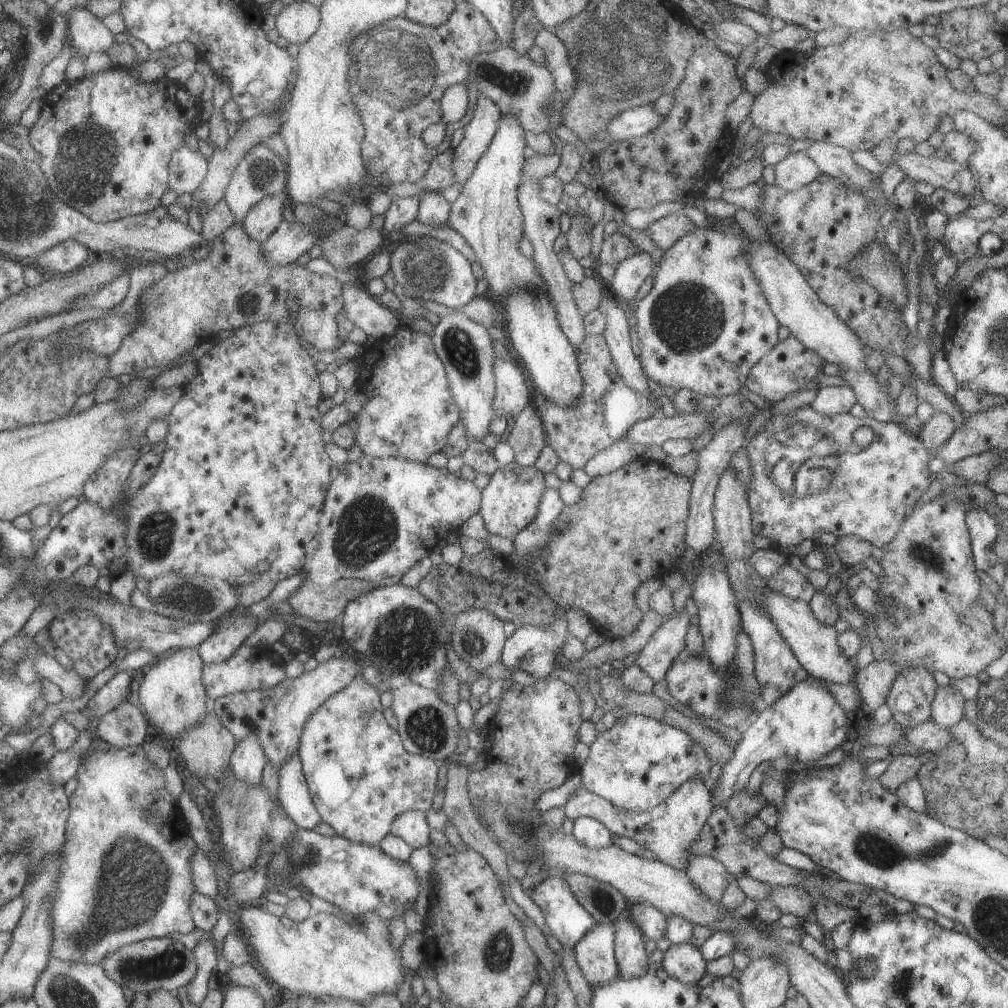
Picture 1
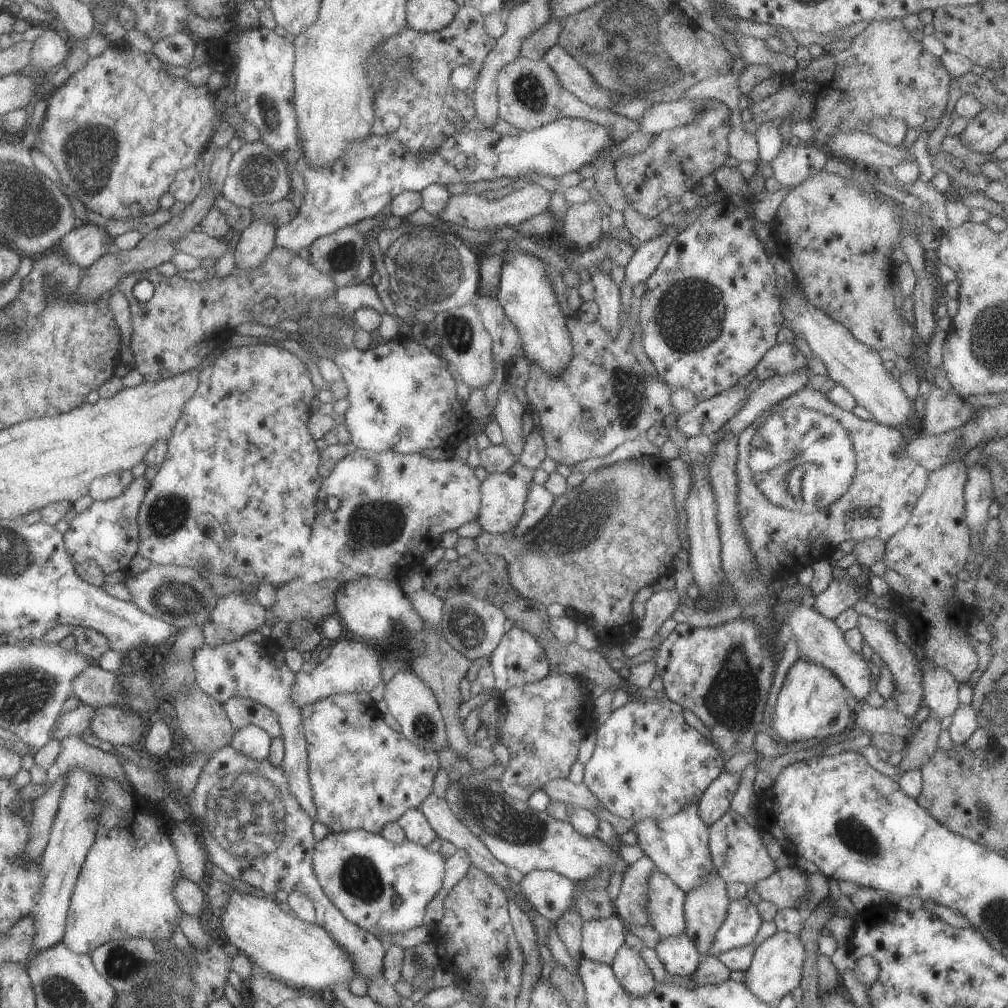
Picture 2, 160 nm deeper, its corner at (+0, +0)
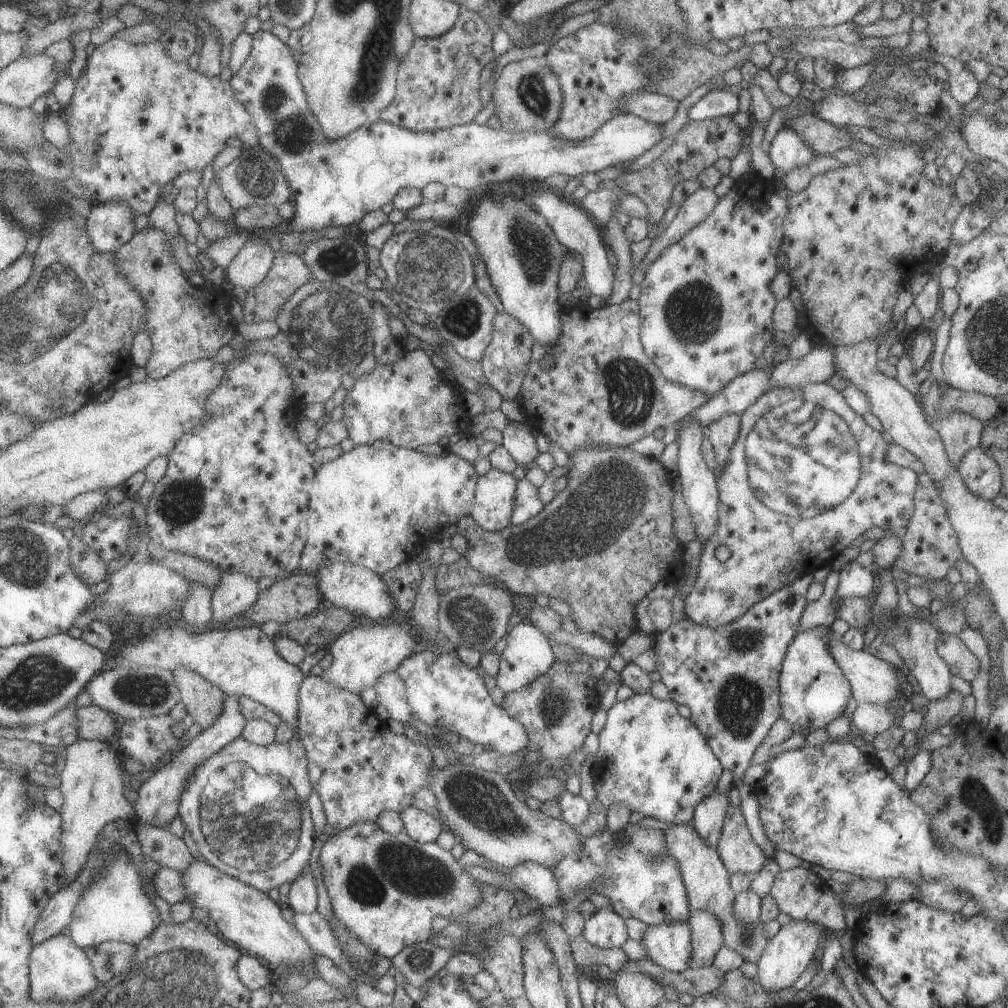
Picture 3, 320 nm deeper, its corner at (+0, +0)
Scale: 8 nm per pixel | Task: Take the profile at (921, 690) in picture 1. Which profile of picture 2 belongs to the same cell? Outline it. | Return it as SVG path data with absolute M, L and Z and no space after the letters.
M859 616L856 628L862 635L864 643L867 643L873 653L877 654L889 668L893 680L893 692L891 692L889 698L896 702L896 711L903 714L907 719L913 718L917 714L921 702L924 702L923 684L921 684L923 674L920 670L922 663L917 661L915 654L899 641L890 622L885 623L867 616Z

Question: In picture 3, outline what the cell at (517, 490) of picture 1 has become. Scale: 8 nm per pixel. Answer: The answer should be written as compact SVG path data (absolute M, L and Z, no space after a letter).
M490 469L483 476L478 476L474 492L475 505L469 515L483 531L497 532L510 525L516 484L513 474L495 469Z

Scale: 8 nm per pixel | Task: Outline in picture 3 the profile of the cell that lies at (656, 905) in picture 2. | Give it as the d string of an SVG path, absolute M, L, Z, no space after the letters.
M625 824L623 836L615 842L611 832L603 828L597 836L583 837L581 856L565 856L555 860L553 868L550 868L555 876L555 882L559 886L559 898L561 901L569 900L575 892L581 888L587 888L593 884L593 893L603 894L609 898L613 912L623 919L634 918L649 926L657 926L661 922L683 922L689 918L689 904L677 862L665 848L665 840L661 838L661 830L653 828L641 828L637 824Z

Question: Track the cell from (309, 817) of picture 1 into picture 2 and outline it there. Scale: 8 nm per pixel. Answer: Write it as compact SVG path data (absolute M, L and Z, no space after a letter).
M258 631L249 632L233 642L219 644L219 646L207 646L204 643L193 654L191 666L195 672L195 683L215 702L223 704L229 698L242 697L255 700L258 704L268 707L271 712L275 712L284 746L281 770L285 774L289 794L297 800L299 808L303 810L303 814L309 816L309 820L317 821L308 780L308 761L302 719L300 710L297 710L297 706L291 700L294 673L285 666L283 650L279 643L275 643L271 637L261 636Z

